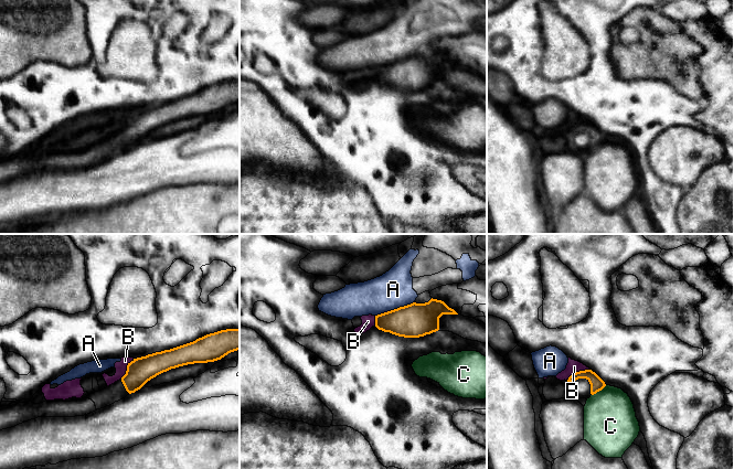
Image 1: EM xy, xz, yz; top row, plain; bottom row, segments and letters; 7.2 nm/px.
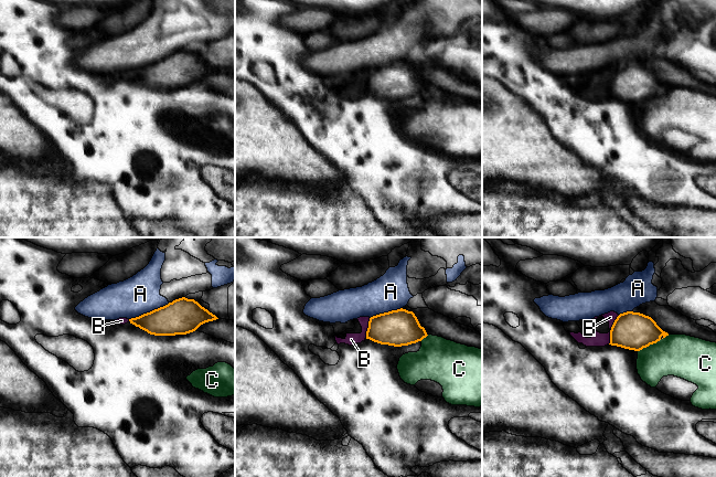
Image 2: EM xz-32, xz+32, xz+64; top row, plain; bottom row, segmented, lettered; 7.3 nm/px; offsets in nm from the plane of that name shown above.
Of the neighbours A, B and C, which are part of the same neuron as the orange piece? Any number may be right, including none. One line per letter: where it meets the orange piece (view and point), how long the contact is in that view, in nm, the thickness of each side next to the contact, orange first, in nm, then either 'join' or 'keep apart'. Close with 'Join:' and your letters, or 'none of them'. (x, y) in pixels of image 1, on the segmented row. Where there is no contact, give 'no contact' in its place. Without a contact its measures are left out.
A: meets orange in xz at (394, 309); contact 300 nm long; 240 nm thick on the orange side, 280 nm on the other; keep apart
B: meets orange in xy at (127, 369); contact 180 nm long; 190 nm thick on the orange side, 80 nm on the other; keep apart
C: meets orange in yz at (598, 391); contact 130 nm long; 100 nm thick on the orange side, 380 nm on the other; keep apart
Join: none of them

